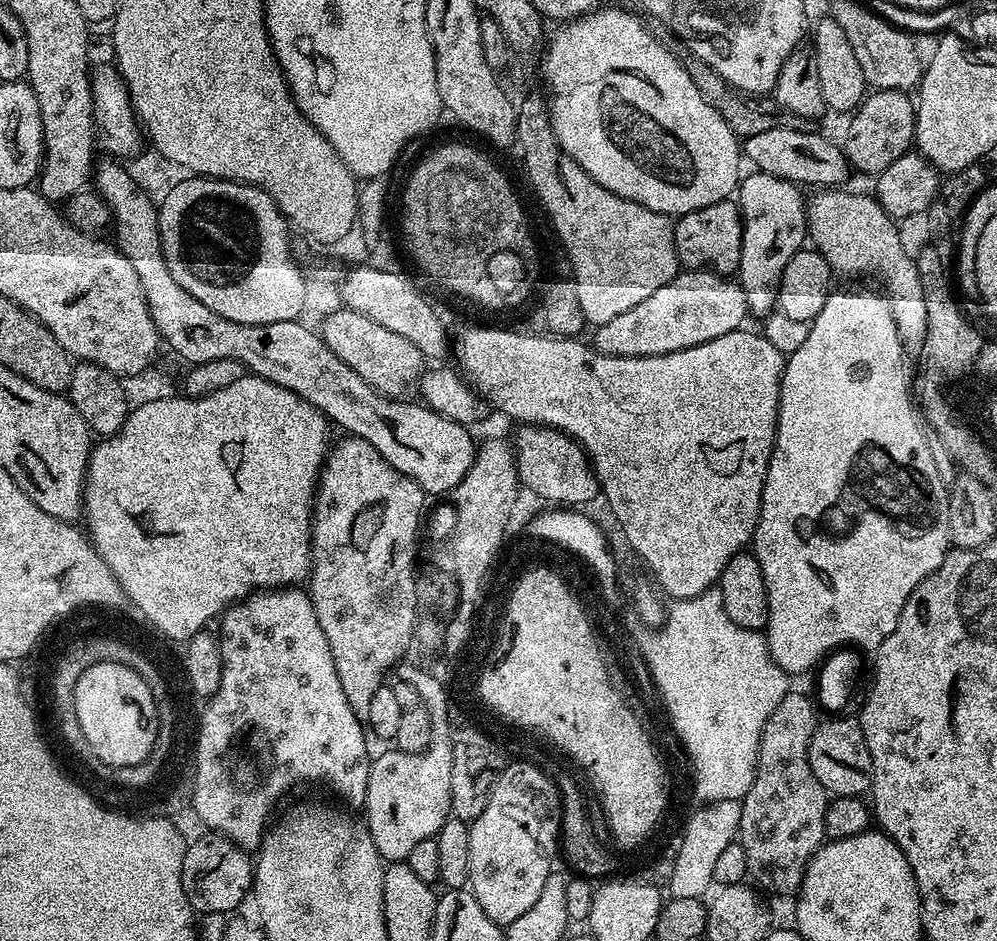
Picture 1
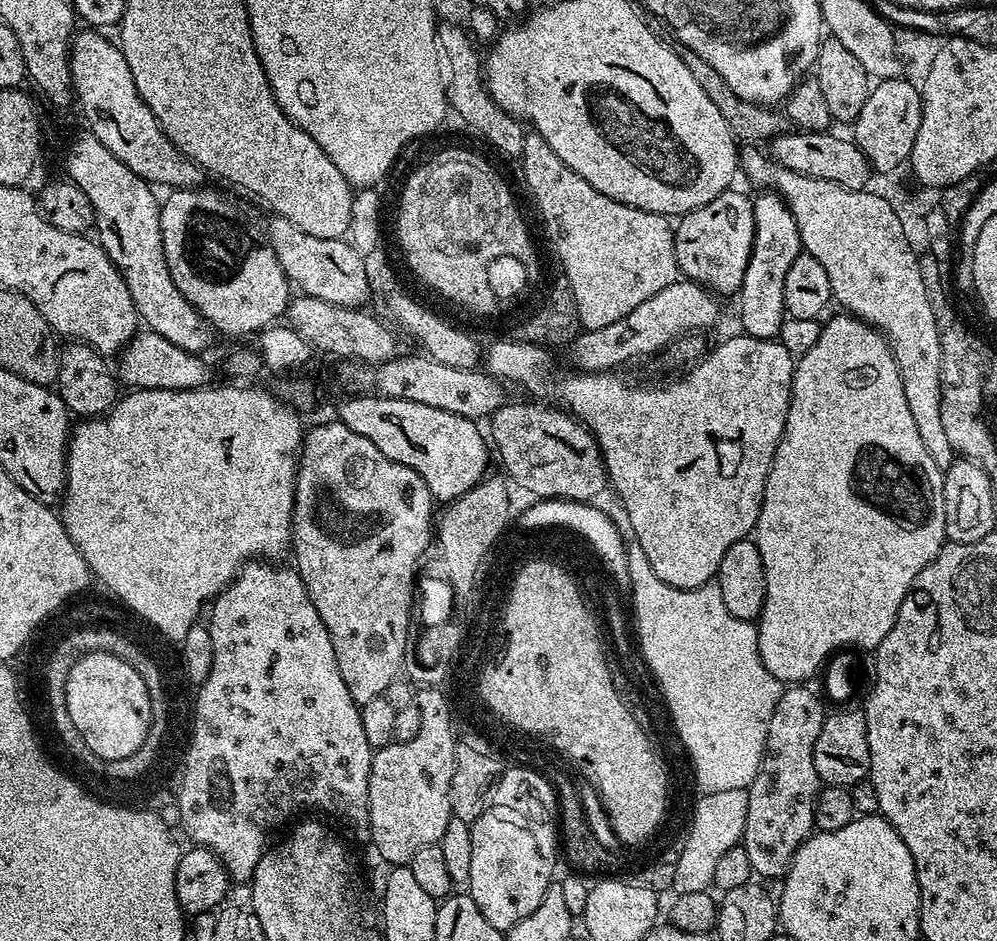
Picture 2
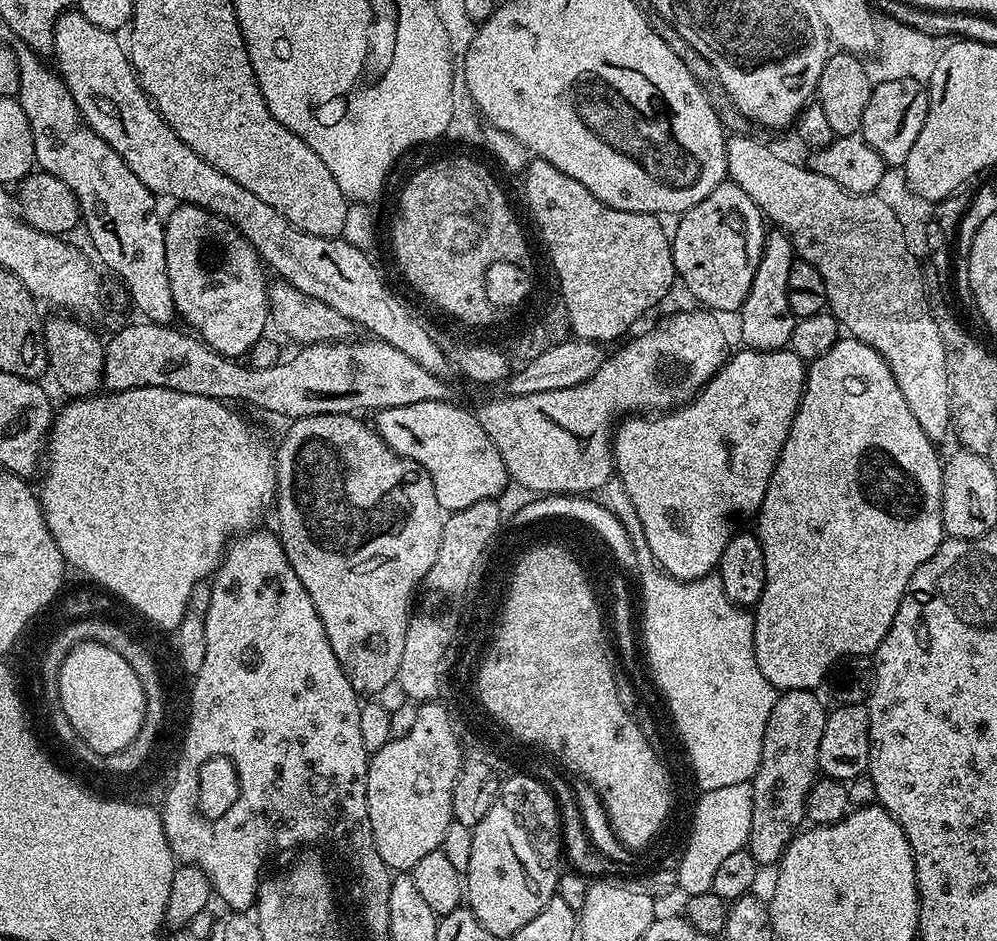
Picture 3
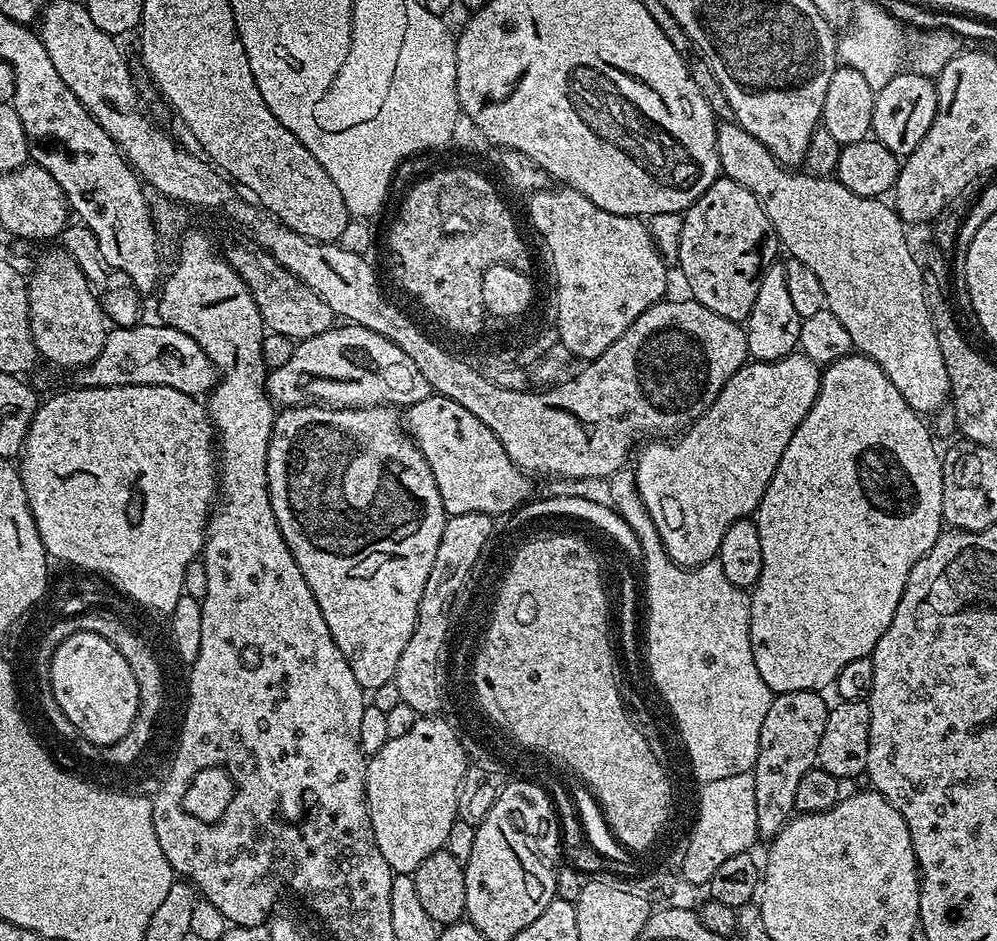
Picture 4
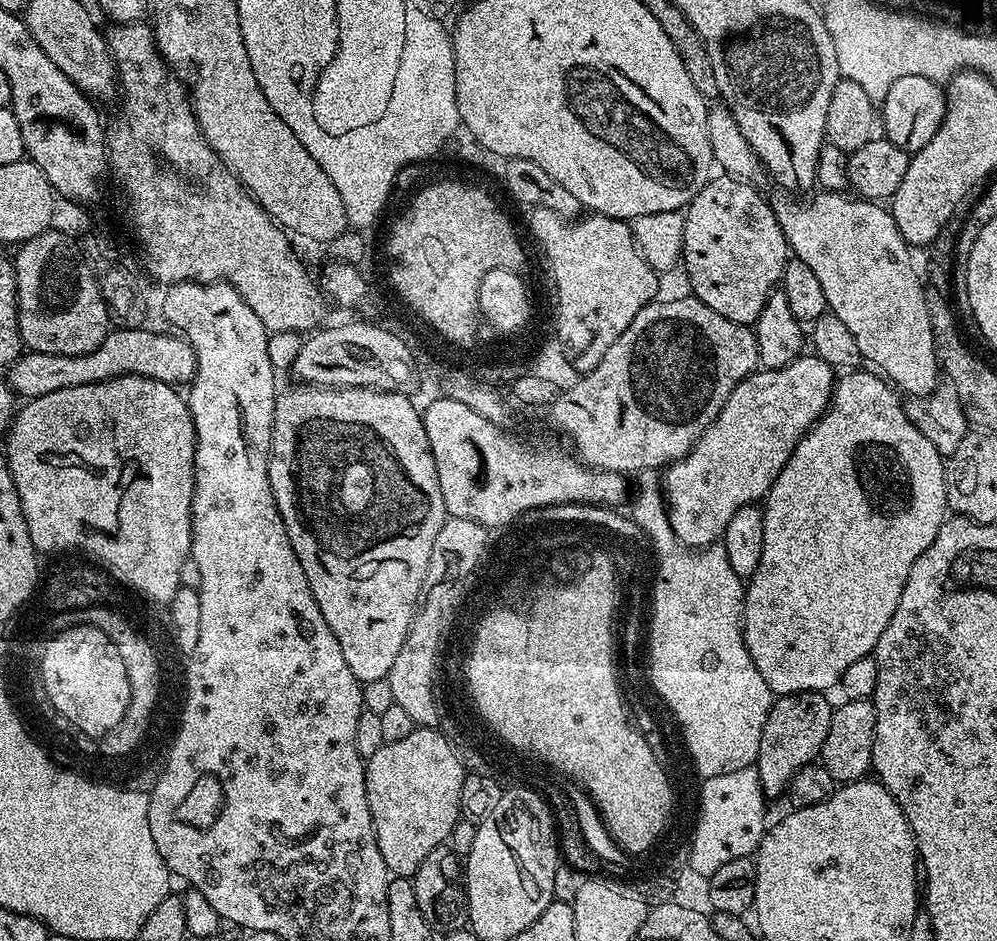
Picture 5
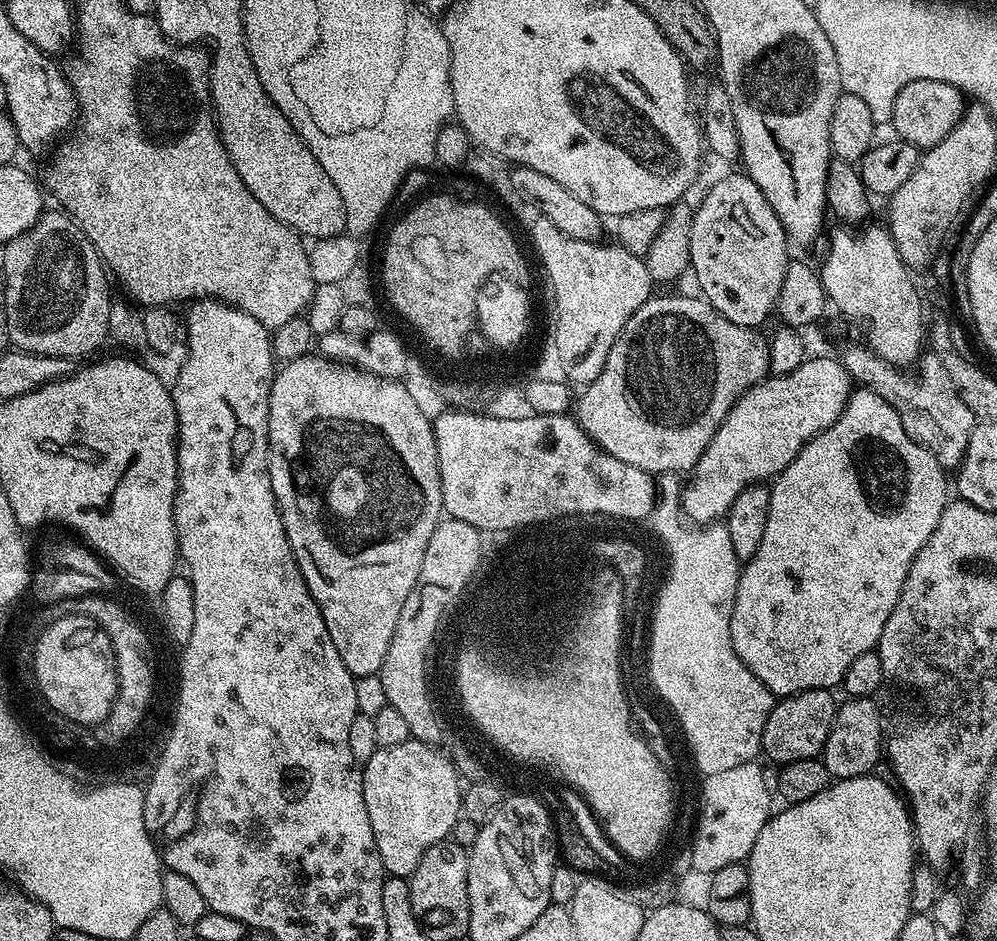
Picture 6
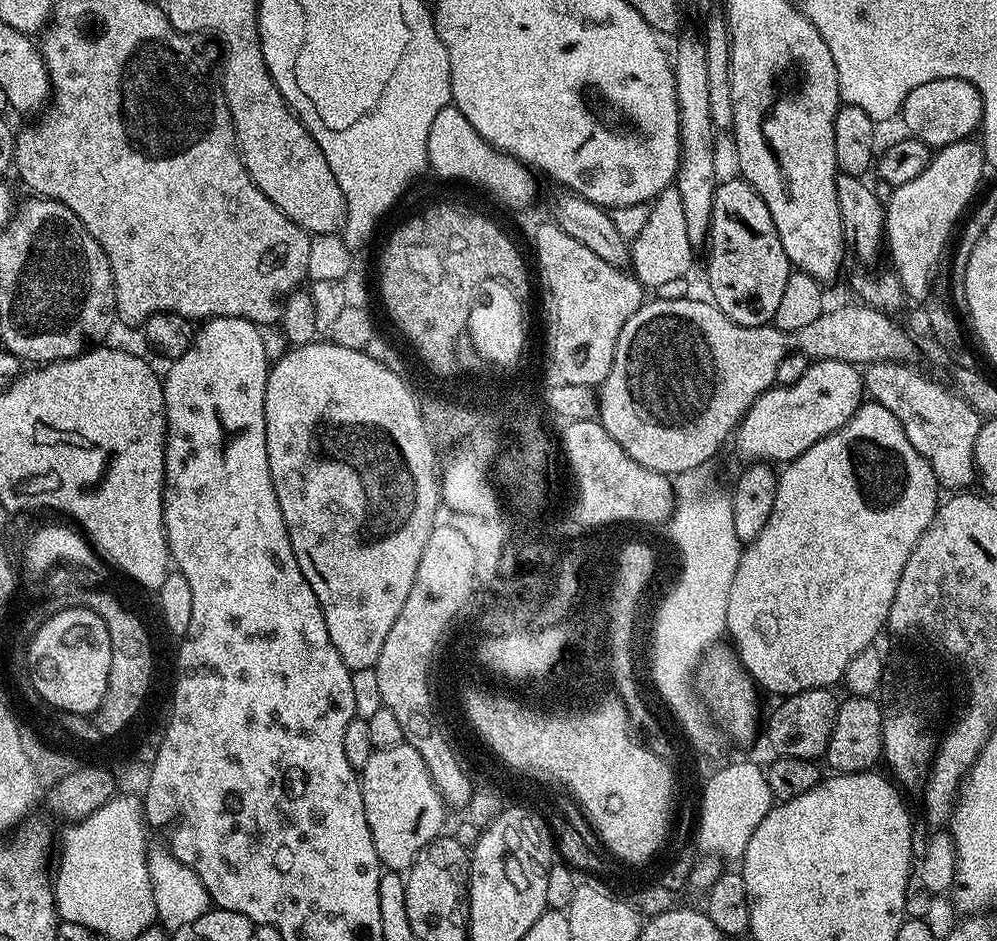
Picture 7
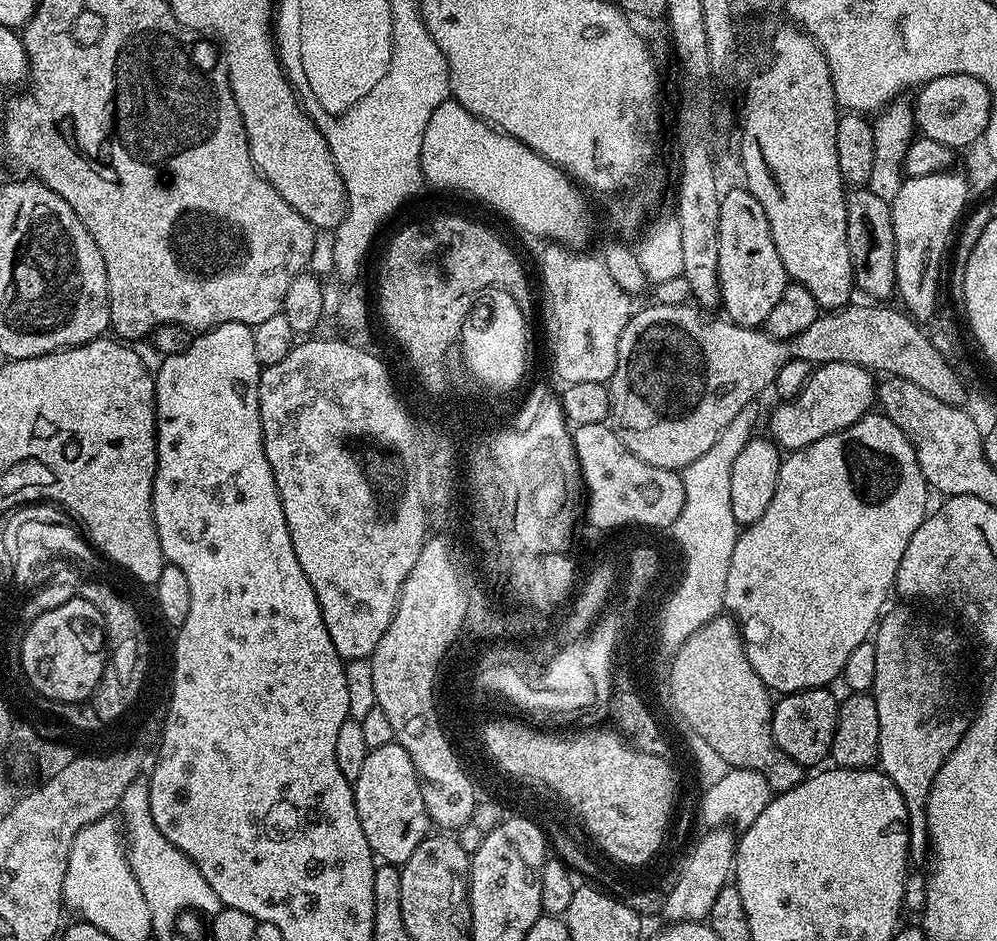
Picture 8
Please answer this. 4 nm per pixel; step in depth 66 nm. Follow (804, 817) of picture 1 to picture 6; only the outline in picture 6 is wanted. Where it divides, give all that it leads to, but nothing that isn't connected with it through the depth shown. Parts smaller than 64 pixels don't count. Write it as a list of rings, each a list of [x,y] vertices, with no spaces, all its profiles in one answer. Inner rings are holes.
[[[815,688],[777,699],[766,718],[762,734],[765,757],[772,759],[776,766],[819,757],[824,751],[824,743],[836,717],[838,700],[832,695],[827,688]]]

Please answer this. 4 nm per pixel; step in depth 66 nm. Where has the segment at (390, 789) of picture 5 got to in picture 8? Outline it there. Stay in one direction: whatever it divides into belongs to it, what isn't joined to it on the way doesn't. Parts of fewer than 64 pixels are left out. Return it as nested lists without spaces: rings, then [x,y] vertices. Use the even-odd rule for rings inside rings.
[[[395,742],[368,751],[352,793],[356,799],[358,822],[362,822],[362,834],[366,834],[373,856],[377,861],[402,866],[430,832],[420,776],[414,770],[414,762],[410,762],[410,754]]]

